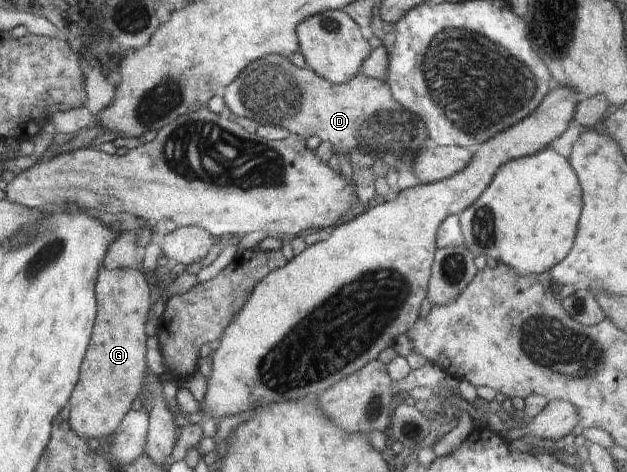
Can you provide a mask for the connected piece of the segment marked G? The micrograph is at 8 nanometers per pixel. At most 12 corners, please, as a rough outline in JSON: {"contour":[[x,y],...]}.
{"contour":[[102,267],[68,422],[118,430],[146,376],[150,284]]}

